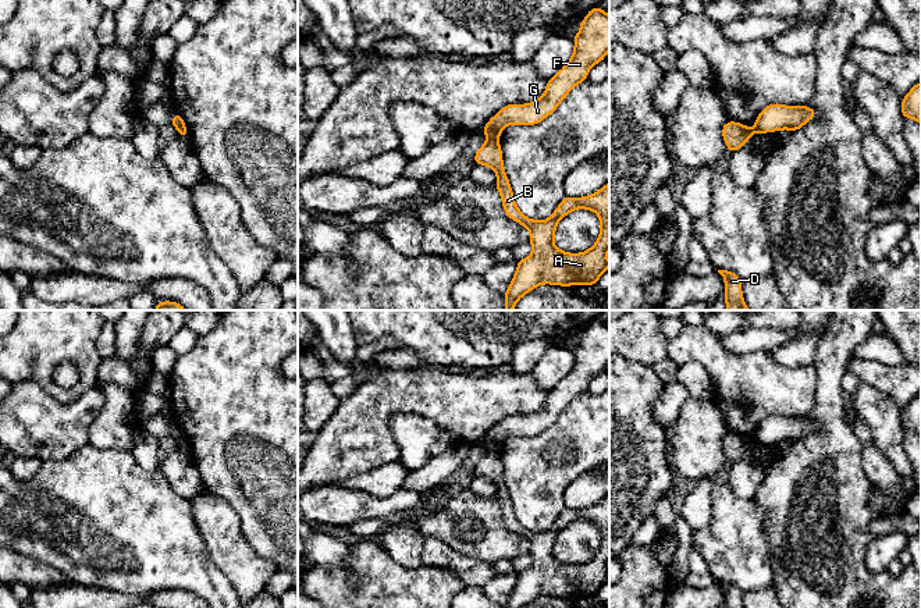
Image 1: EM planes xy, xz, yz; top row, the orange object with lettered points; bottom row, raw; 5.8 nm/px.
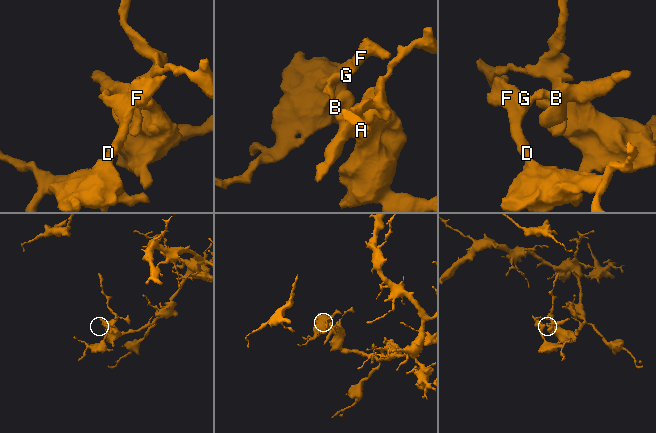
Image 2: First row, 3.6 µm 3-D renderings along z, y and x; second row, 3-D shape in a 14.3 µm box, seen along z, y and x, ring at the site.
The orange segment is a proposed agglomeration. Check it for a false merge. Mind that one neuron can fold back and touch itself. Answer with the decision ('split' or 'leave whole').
split

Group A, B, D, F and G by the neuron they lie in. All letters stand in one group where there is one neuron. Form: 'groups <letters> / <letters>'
groups A B / D F G

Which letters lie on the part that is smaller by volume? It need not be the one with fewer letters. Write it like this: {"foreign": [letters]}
{"foreign": ["D", "F", "G"]}

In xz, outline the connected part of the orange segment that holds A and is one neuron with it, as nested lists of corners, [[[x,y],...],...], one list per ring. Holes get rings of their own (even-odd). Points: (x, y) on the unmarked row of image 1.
[[[487,451],[476,463],[474,474],[497,484],[505,526],[530,543],[533,565],[518,572],[518,582],[504,608],[523,608],[541,595],[570,598],[572,595],[595,597],[607,583],[609,573],[609,494],[593,506],[569,509],[559,515],[544,533],[527,530],[515,516],[512,499],[504,481],[502,462],[498,452]],[[575,520],[587,520],[598,526],[601,543],[597,554],[586,563],[566,565],[554,557],[554,545],[561,530]]]

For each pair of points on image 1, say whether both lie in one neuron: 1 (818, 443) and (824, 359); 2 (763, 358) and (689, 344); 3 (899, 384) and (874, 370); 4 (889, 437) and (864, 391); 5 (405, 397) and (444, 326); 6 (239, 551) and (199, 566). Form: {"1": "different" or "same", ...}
{"1": "same", "2": "same", "3": "same", "4": "same", "5": "different", "6": "different"}

